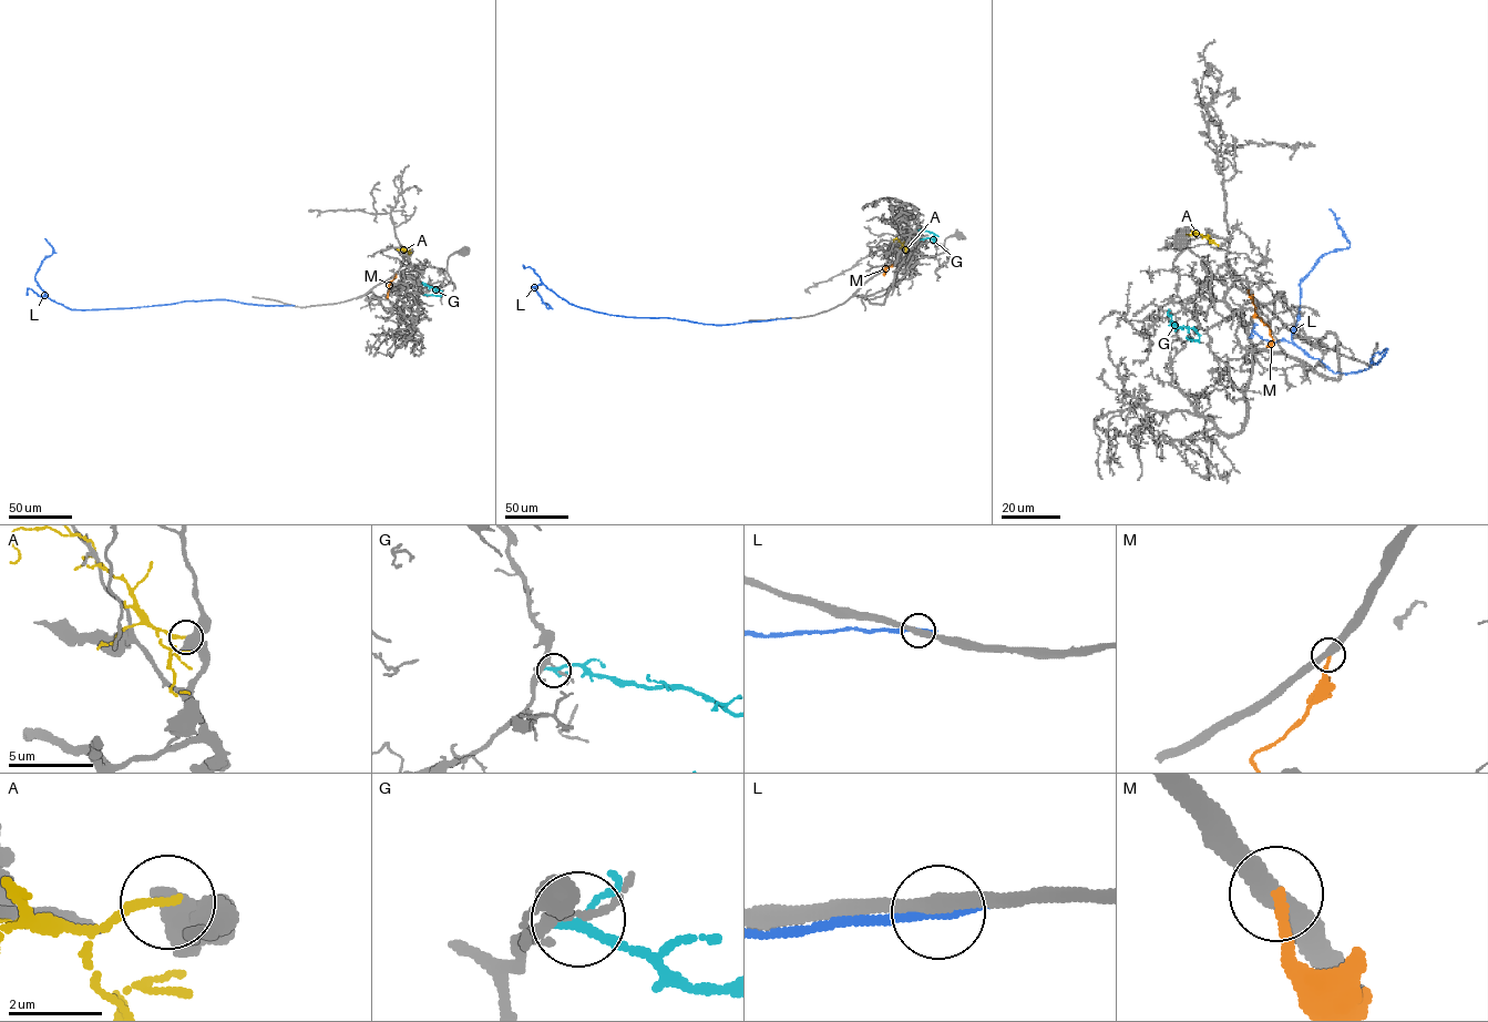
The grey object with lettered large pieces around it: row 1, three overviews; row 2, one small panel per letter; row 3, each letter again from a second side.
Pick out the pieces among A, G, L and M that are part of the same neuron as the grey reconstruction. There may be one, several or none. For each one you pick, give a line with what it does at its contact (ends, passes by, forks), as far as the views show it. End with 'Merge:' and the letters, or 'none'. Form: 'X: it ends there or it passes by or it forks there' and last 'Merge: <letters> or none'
Merge: none

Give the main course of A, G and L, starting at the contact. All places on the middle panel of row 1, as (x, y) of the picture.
A: (906, 247), (899, 239), (893, 242)
G: (917, 230), (934, 233), (937, 243), (927, 237), (920, 239)
L: (789, 318), (715, 325), (666, 317), (612, 315), (570, 304), (543, 284), (531, 287), (541, 299)

